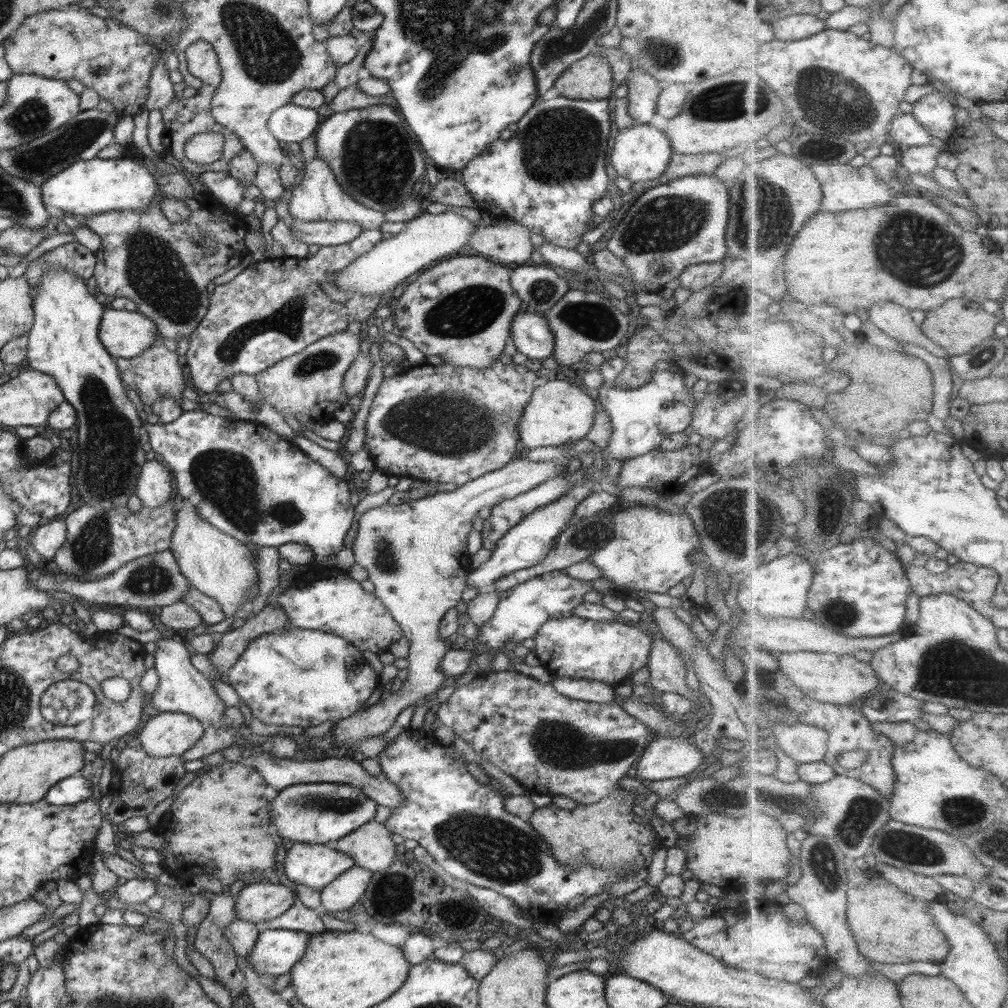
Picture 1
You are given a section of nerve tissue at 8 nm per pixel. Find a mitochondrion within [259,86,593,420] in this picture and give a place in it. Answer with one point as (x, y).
(376, 159)

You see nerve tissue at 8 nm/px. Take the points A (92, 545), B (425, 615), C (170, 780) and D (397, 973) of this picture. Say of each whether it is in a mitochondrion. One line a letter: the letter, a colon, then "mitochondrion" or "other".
A: mitochondrion
B: other
C: other
D: other

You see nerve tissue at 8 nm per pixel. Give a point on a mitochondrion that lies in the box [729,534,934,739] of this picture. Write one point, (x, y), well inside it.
(841, 614)

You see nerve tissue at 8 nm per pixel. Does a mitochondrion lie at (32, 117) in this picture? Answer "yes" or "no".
yes

